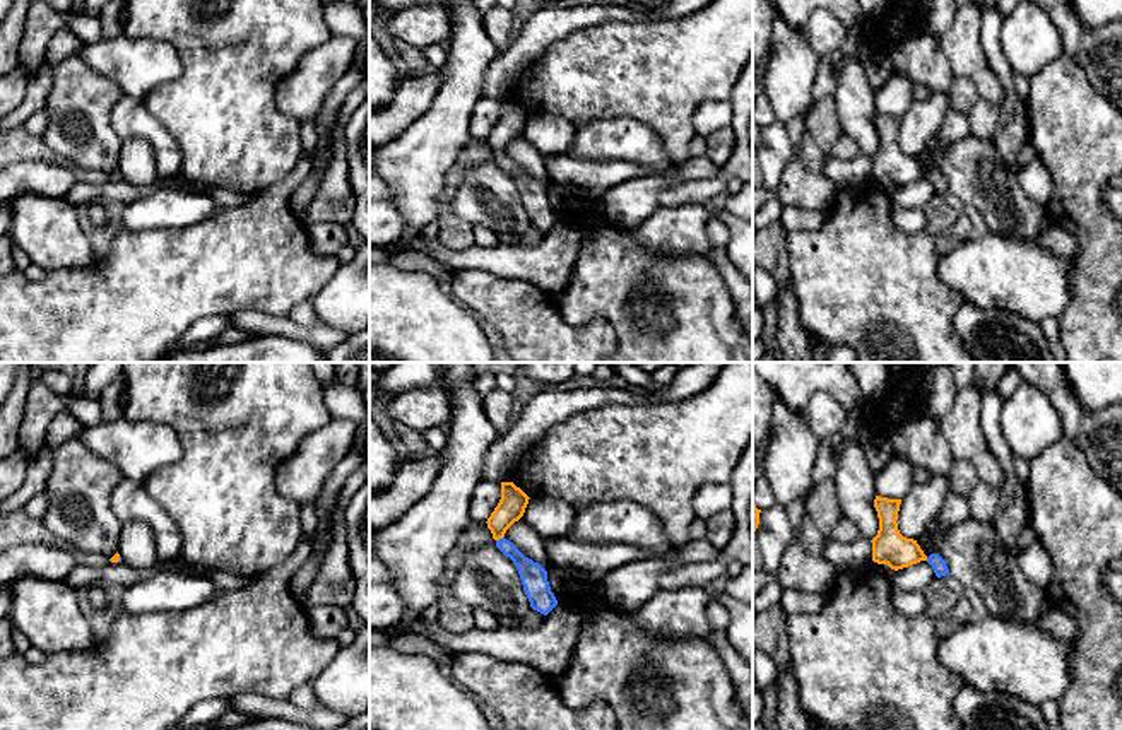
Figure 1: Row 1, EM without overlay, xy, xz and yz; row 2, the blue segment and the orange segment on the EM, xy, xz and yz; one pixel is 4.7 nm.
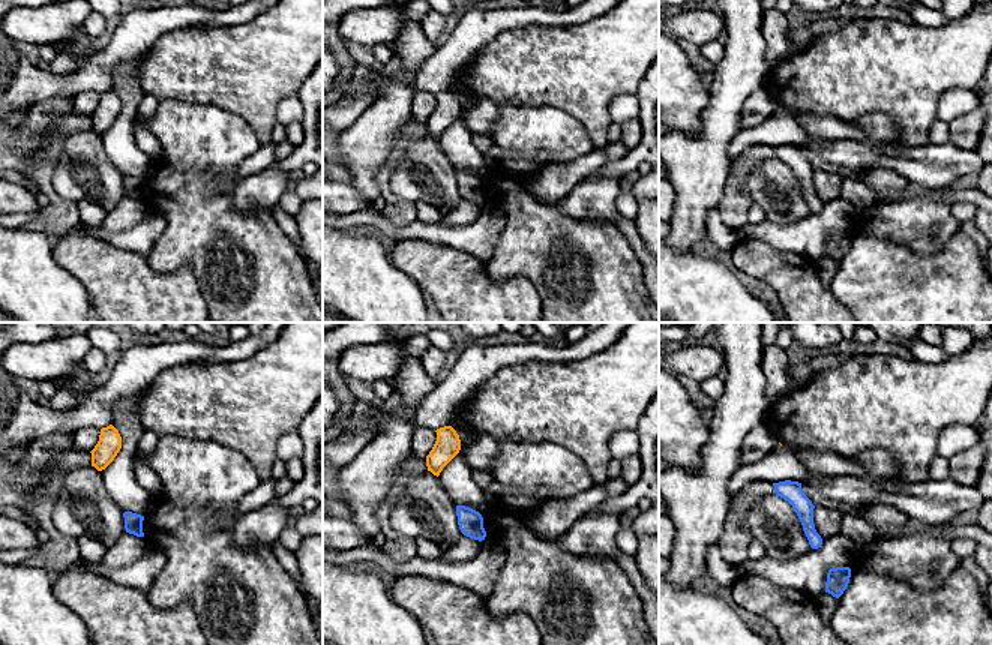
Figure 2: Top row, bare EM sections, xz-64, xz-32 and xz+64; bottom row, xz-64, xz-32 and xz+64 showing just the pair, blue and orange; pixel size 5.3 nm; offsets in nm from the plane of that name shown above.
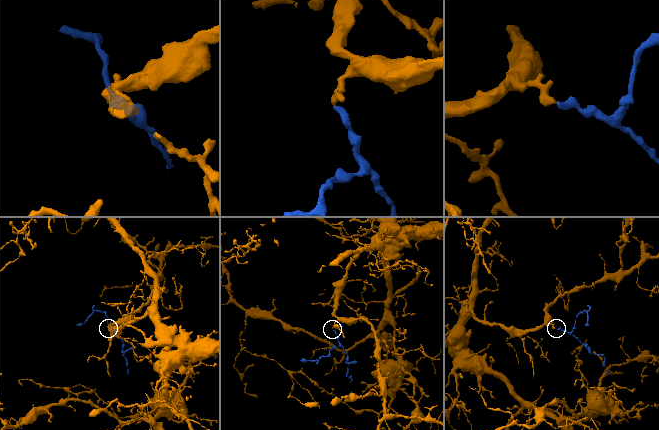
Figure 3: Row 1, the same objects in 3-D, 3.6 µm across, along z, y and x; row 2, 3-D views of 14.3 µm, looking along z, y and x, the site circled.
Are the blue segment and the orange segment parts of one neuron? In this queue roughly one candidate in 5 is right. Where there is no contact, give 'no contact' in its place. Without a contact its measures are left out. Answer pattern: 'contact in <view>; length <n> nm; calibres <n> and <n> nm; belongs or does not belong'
contact in xz; length 50 nm; calibres 130 and 130 nm; belongs

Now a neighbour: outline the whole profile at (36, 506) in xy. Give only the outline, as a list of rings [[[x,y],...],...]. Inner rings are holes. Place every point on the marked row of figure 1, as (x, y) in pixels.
[[[44,492],[31,497],[26,504],[24,504],[24,513],[34,520],[43,520],[48,509],[48,496]]]

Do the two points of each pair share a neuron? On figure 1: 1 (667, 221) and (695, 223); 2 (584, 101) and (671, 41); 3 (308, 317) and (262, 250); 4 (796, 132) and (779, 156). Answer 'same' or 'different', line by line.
1: same
2: same
3: different
4: different

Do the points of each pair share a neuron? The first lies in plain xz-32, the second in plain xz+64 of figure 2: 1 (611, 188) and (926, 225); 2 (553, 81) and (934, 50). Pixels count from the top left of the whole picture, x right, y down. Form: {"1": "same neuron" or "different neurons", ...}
{"1": "same neuron", "2": "same neuron"}

